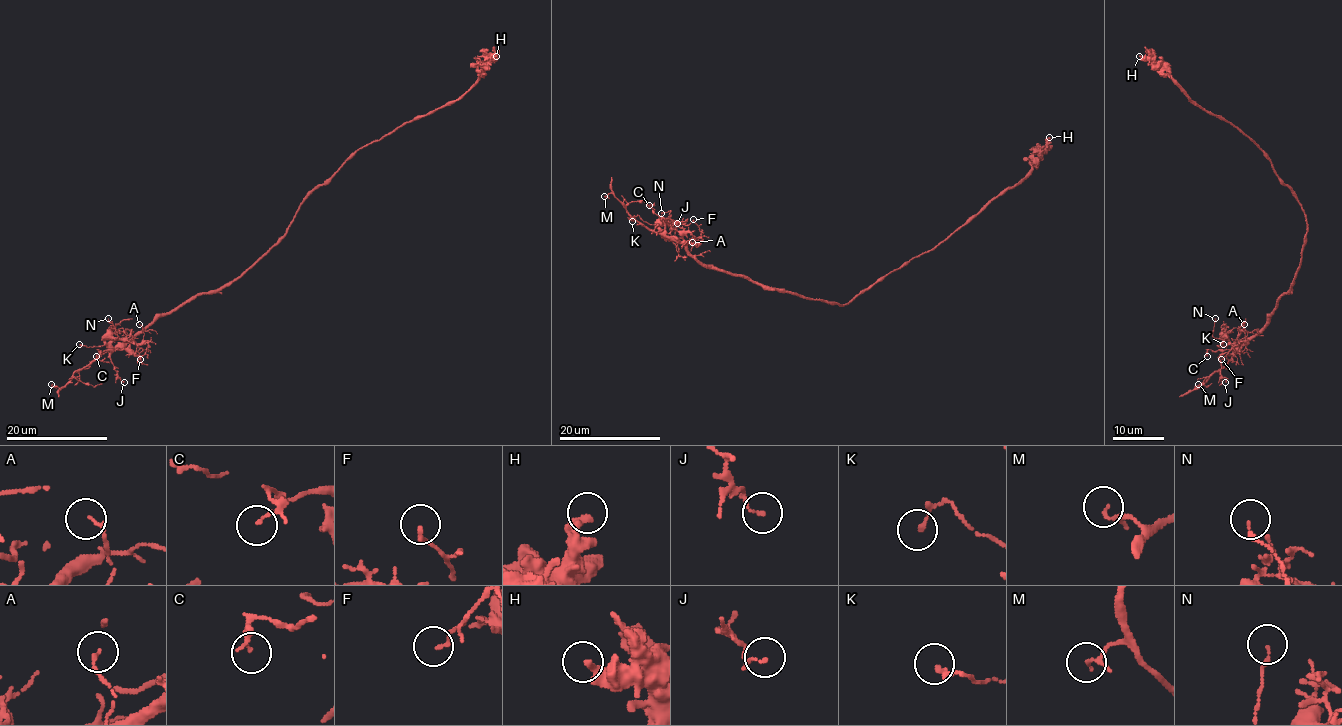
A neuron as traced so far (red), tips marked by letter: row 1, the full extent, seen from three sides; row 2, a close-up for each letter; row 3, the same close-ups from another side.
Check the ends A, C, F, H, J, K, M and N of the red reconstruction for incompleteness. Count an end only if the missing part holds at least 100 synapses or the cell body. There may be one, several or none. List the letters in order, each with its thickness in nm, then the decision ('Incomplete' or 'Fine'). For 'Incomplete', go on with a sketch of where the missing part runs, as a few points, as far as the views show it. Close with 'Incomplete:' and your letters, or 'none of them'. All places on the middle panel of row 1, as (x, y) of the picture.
A: Thickness 110 nm. Fine
C: Thickness 70 nm. Fine
F: Thickness 130 nm. Fine
H: Thickness 320 nm. Fine
J: Thickness 110 nm. Fine
K: Thickness 90 nm. Fine
M: Thickness 100 nm. Fine
N: Thickness 140 nm. Fine
Incomplete: none of them

